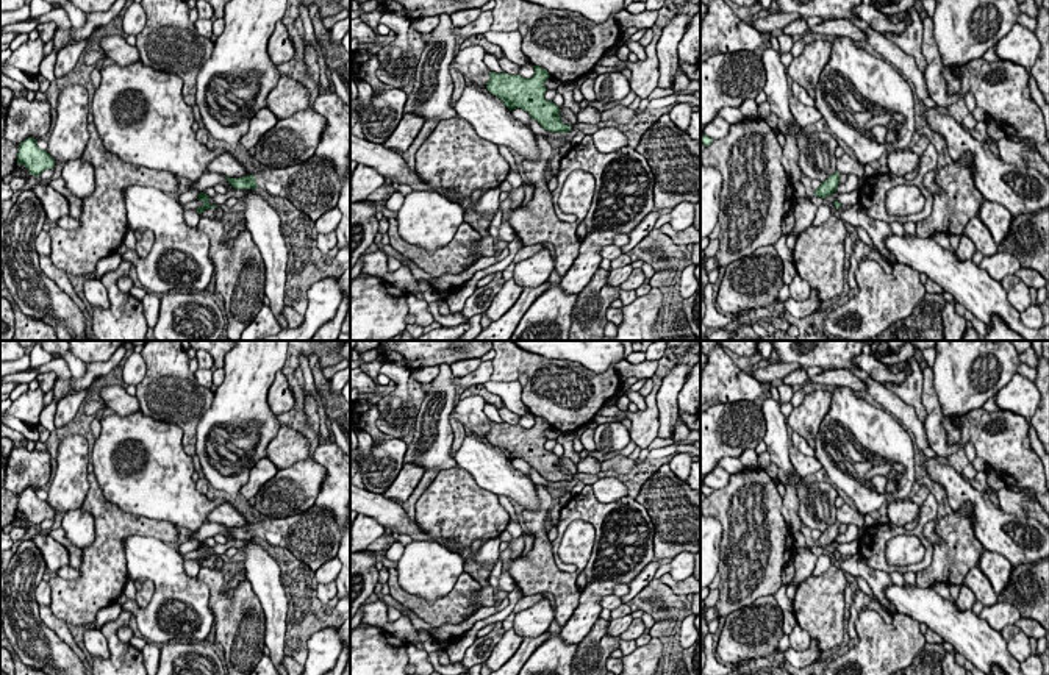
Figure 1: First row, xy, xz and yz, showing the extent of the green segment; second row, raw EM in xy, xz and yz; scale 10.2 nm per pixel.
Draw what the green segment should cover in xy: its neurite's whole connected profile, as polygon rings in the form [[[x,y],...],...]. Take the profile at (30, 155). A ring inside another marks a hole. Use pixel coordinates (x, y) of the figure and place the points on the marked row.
[[[33,138],[19,144],[17,164],[23,164],[34,177],[39,177],[45,169],[55,167],[53,158],[47,150],[41,150]]]

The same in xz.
[[[539,66],[535,67],[532,78],[521,75],[489,72],[486,89],[499,97],[511,111],[521,108],[530,114],[544,130],[552,133],[567,133],[571,125],[564,125],[560,116],[560,106],[544,98],[544,81],[550,77],[549,72]]]

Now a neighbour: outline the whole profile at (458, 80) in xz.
[[[450,64],[449,72],[453,80],[453,94],[450,98],[450,106],[455,105],[455,102],[461,97],[463,89],[466,88],[466,78]]]

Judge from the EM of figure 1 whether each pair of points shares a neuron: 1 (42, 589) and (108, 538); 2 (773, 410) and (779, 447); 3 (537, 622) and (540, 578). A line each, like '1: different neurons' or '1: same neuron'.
1: different neurons
2: same neuron
3: different neurons

